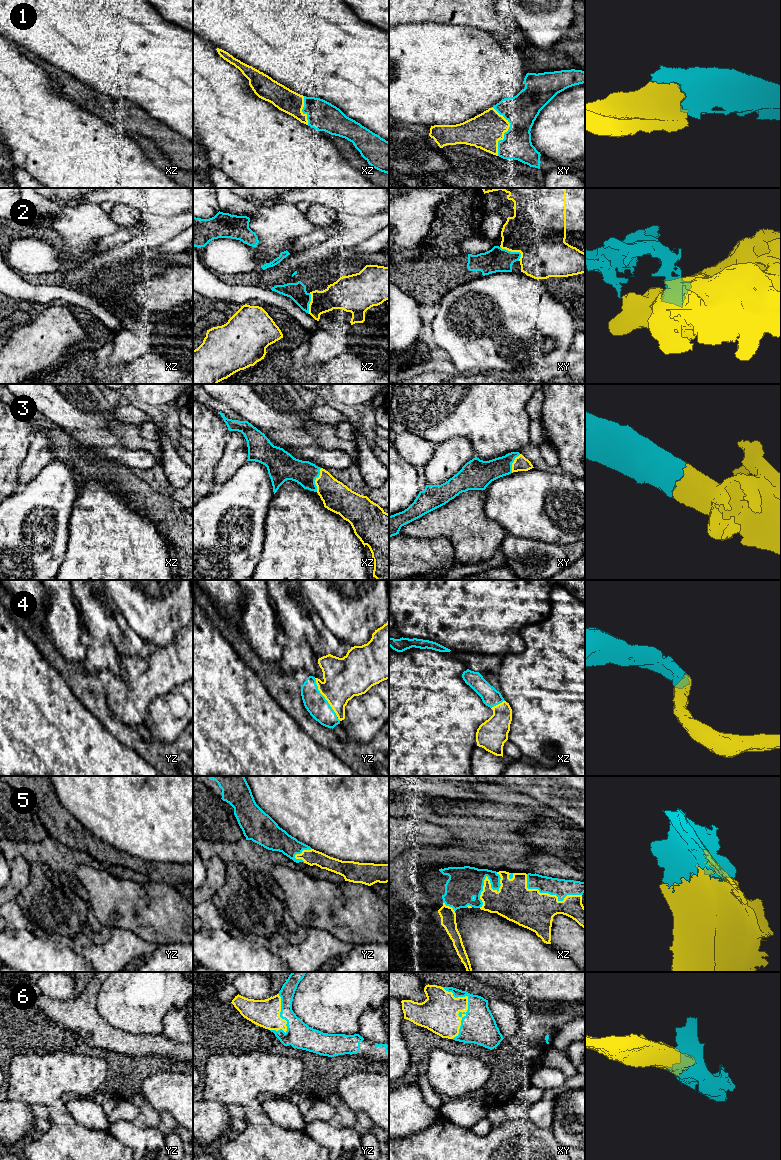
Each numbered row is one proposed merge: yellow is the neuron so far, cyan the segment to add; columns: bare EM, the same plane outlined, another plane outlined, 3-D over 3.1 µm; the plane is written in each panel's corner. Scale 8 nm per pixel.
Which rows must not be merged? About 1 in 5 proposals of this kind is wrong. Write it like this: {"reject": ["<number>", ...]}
{"reject": ["2"]}

